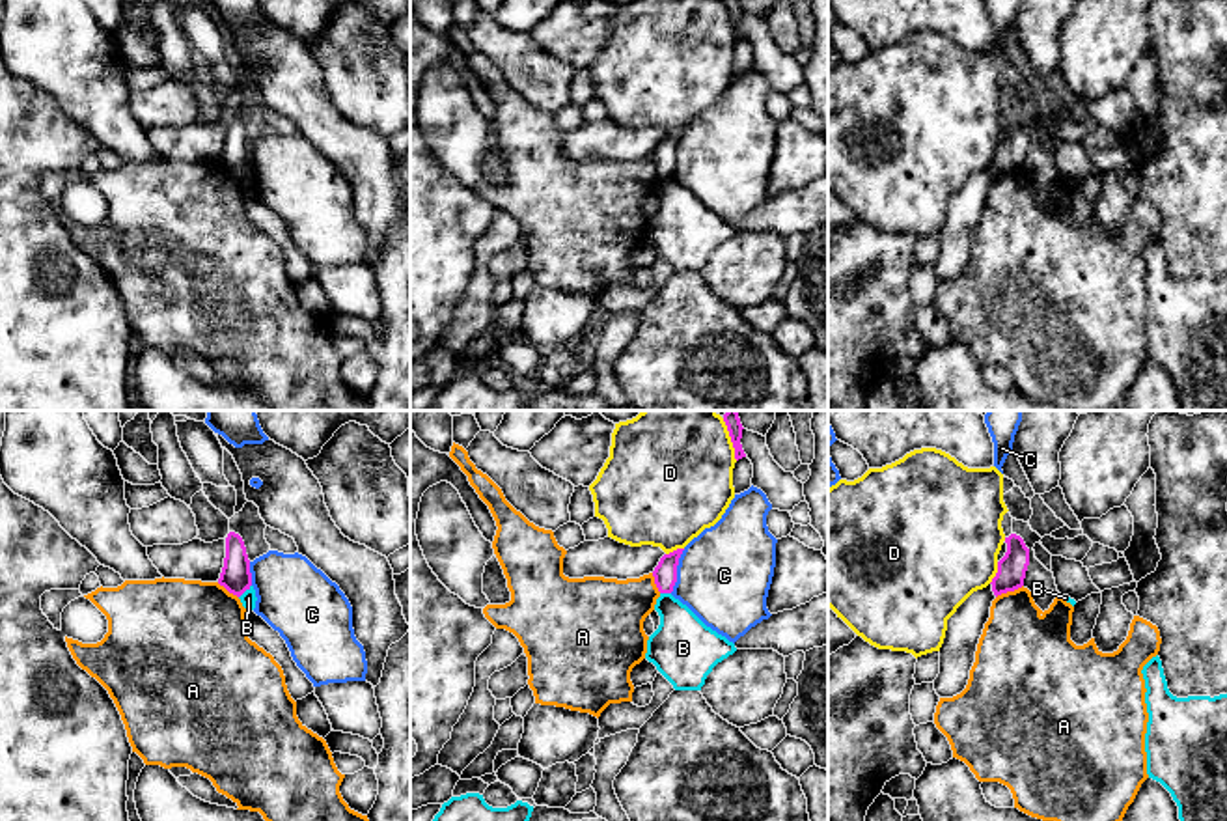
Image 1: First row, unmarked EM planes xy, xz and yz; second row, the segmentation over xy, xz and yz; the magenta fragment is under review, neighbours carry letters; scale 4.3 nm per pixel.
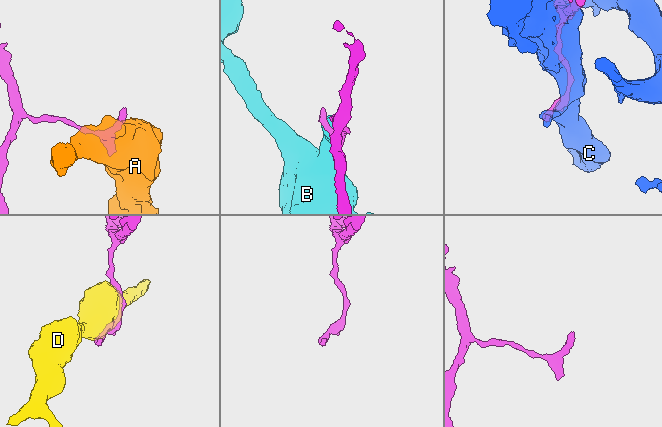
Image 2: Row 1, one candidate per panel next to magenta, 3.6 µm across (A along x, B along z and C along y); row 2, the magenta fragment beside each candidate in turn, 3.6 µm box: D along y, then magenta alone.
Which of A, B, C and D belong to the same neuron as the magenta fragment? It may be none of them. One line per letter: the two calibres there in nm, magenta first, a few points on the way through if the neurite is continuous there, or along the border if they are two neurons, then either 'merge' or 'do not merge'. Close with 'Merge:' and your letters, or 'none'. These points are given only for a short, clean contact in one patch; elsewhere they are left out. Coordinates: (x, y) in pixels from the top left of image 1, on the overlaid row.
A: 130/340 nm | do not merge
B: 140/70 nm | along xy (250, 584), (239, 598) | do not merge
C: 100/400 nm | do not merge
D: 130/460 nm | do not merge
Merge: none

